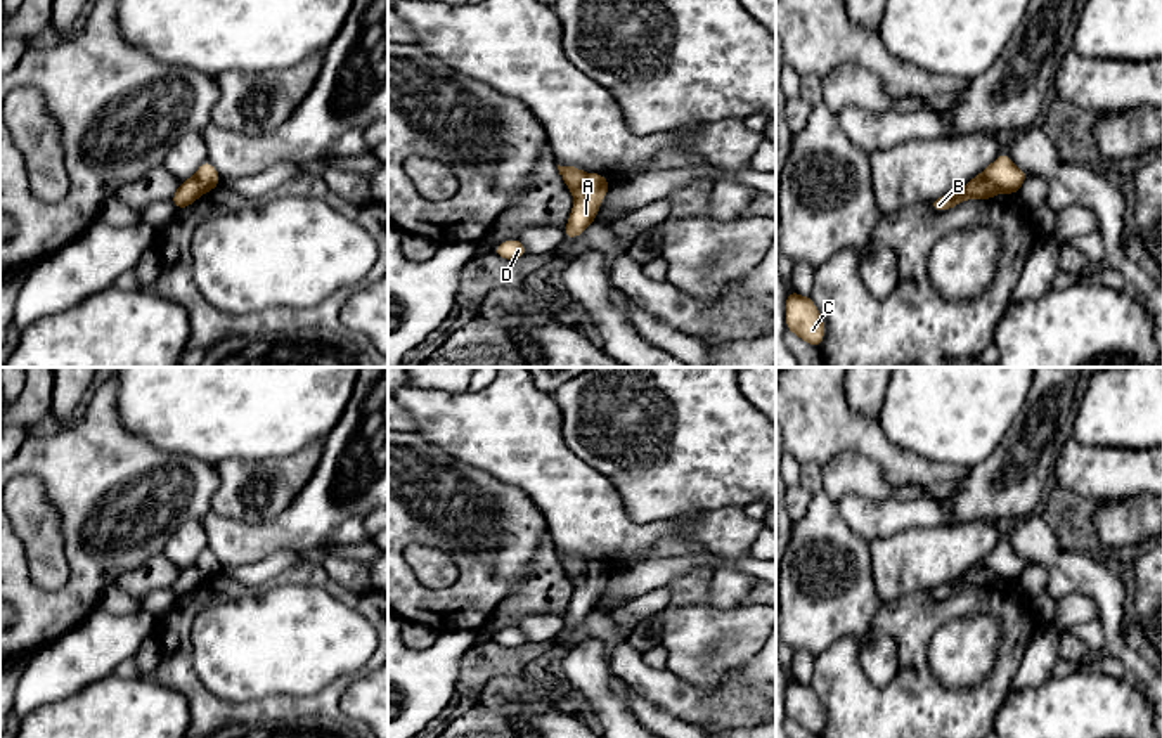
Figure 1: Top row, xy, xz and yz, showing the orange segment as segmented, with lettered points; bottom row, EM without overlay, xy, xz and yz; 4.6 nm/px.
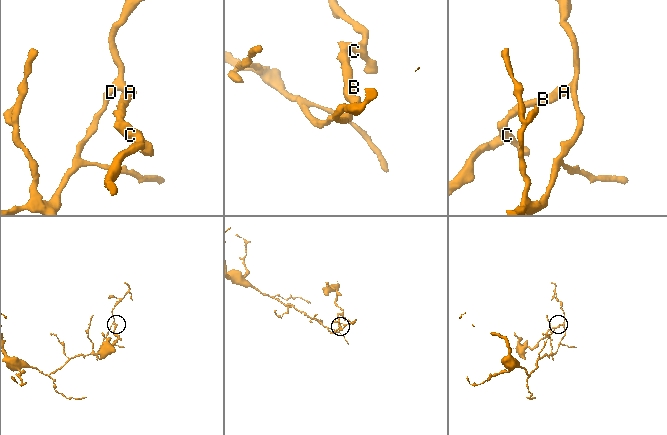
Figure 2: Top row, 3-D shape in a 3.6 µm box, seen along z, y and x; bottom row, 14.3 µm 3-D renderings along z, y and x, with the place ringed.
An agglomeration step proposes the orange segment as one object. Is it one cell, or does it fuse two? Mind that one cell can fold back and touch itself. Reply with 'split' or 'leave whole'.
split

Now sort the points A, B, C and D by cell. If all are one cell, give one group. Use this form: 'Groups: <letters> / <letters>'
Groups: A D / B C

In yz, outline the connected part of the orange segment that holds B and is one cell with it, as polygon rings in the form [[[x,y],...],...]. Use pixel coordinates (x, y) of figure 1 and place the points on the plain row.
[[[972,566],[970,570],[965,572],[961,579],[930,589],[930,598],[947,599],[966,587],[992,587],[992,586],[997,586],[997,577],[994,573],[978,566]]]

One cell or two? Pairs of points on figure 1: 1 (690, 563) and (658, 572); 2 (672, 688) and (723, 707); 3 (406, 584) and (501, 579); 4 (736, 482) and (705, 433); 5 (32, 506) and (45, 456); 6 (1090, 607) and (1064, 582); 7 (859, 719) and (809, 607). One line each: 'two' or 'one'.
1: one
2: one
3: one
4: one
5: two
6: two
7: two

